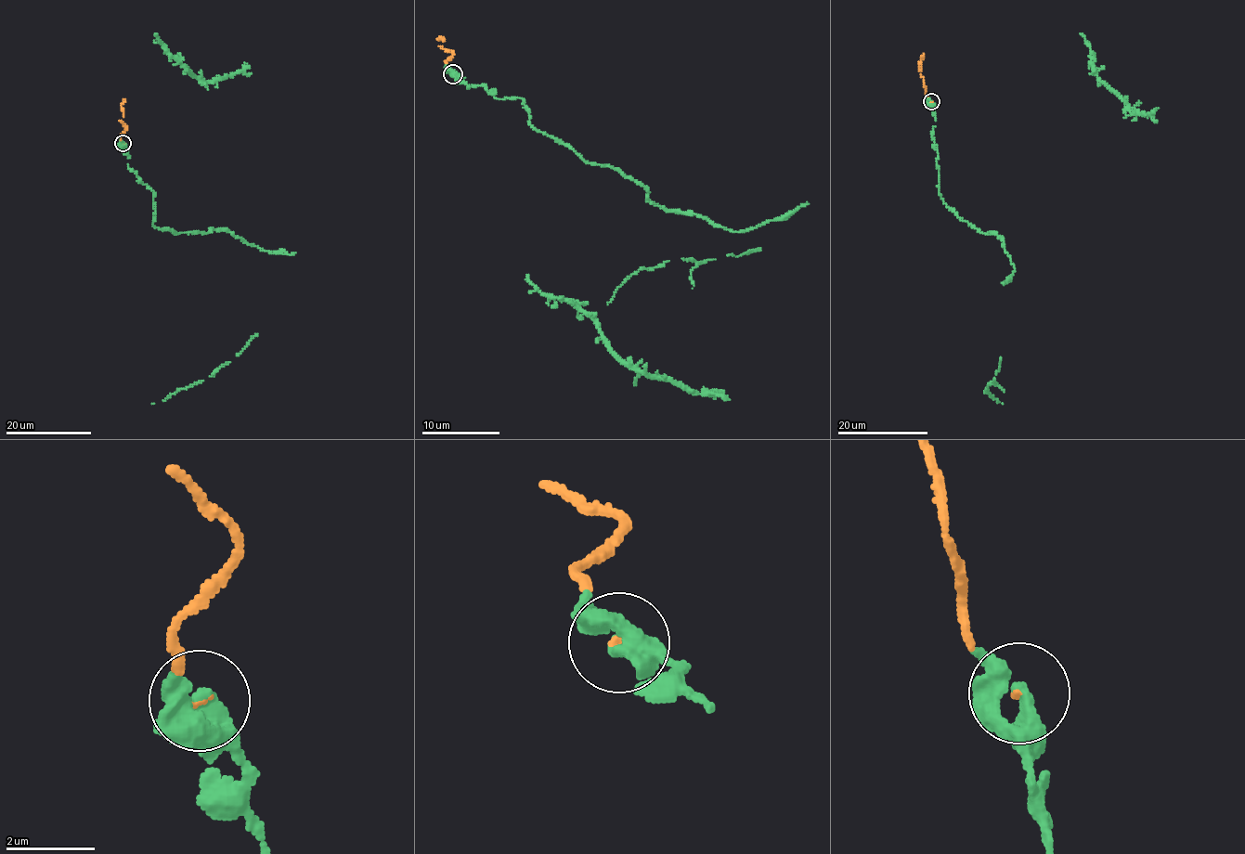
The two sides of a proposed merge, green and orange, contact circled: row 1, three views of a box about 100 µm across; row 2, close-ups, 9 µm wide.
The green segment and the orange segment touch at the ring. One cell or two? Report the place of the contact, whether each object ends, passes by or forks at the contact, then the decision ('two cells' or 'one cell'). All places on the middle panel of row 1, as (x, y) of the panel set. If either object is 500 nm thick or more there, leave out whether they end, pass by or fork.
place (452, 73); green forks; orange ends; one cell

